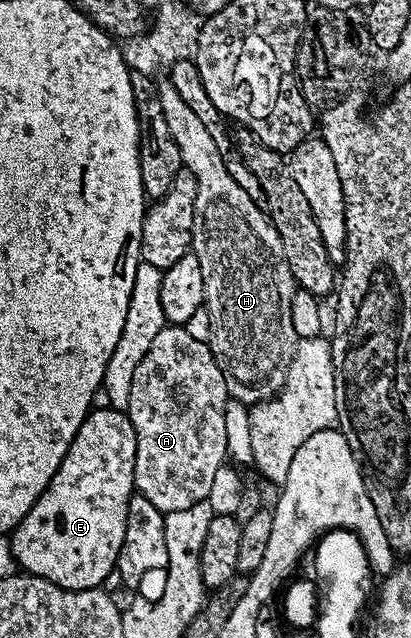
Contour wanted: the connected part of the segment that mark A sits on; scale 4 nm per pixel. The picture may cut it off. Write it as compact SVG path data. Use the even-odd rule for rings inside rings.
M182 326L161 327L147 341L143 352L144 357L136 360L136 369L132 372L126 409L136 435L134 488L153 506L158 506L160 512L184 510L208 499L214 473L226 463L230 397L225 375L207 343L190 338Z

